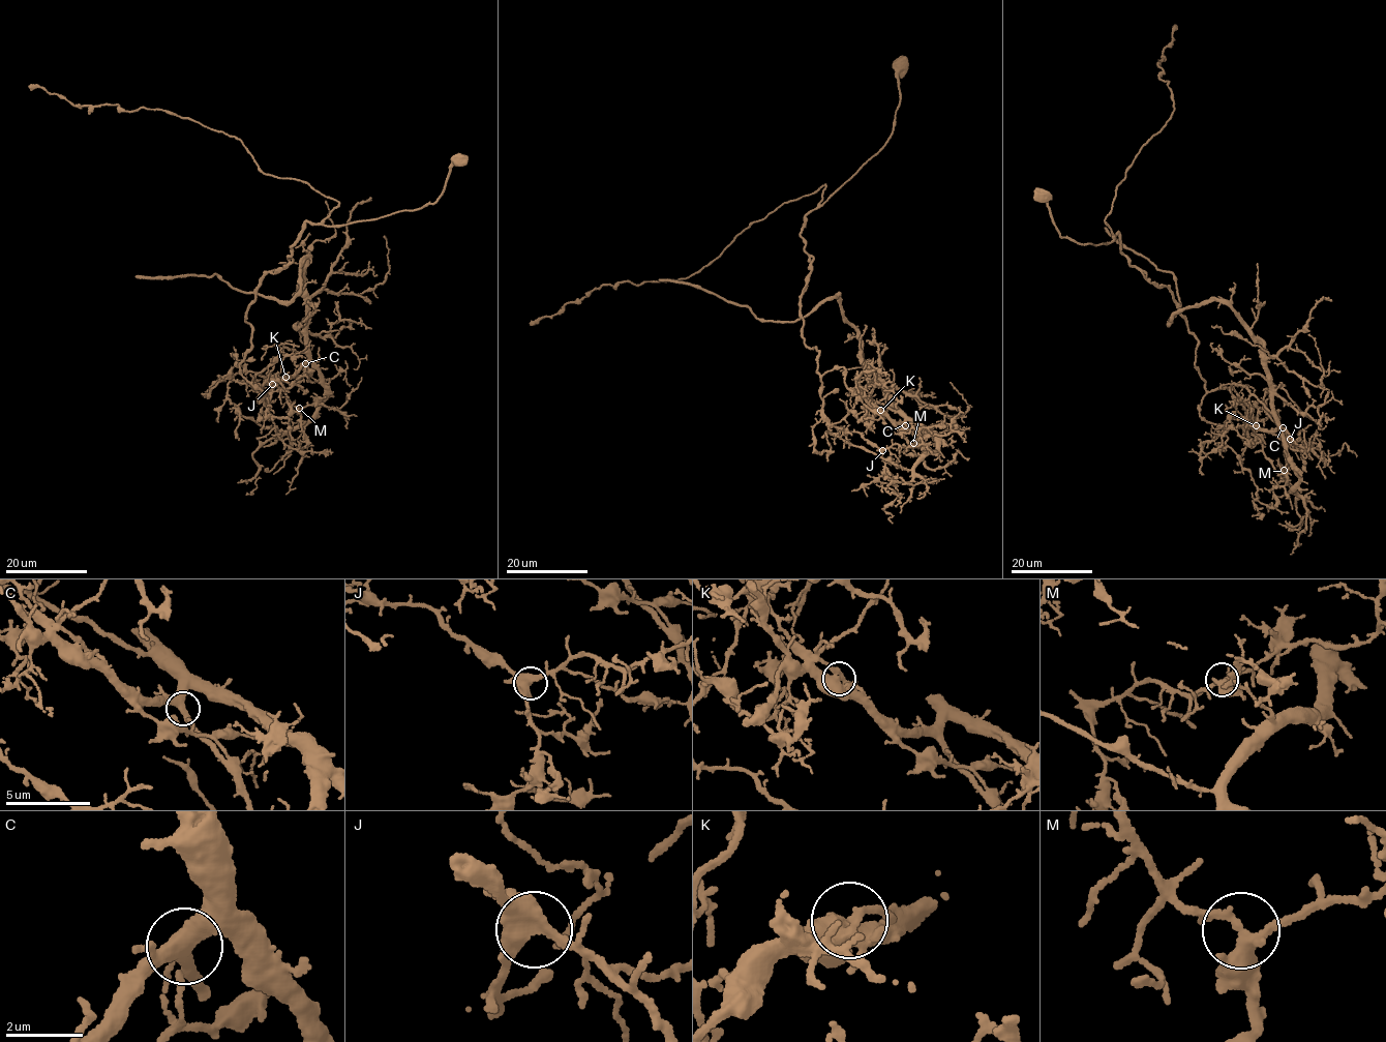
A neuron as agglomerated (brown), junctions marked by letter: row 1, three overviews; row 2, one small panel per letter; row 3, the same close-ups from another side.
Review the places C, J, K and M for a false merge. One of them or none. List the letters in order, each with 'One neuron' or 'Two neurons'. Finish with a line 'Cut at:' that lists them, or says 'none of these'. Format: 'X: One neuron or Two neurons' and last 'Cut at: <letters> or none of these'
C: One neuron
J: One neuron
K: Two neurons
M: One neuron
Cut at: K

